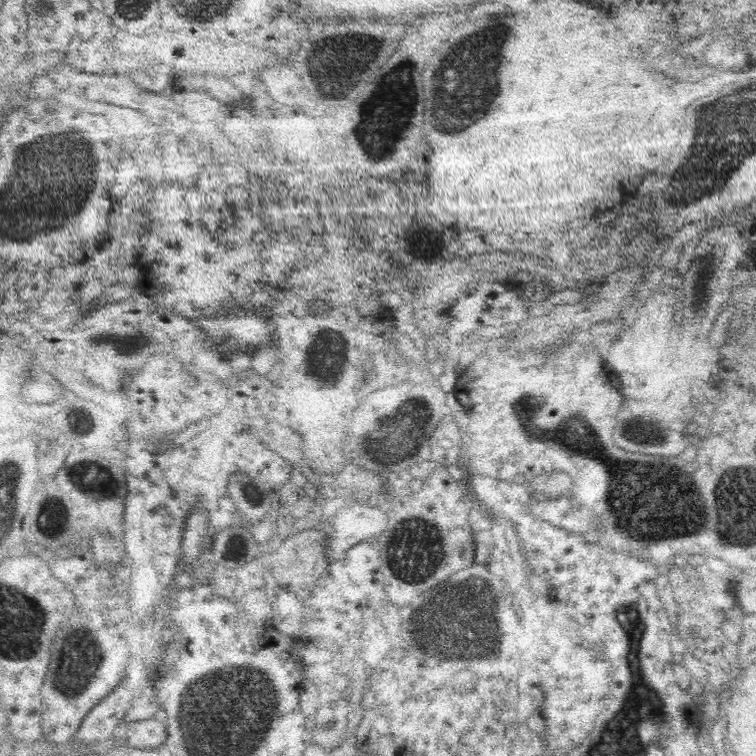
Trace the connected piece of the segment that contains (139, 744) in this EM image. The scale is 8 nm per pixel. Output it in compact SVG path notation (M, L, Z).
M154 718L136 720L124 725L119 739L140 750L158 748L166 740L166 725Z

